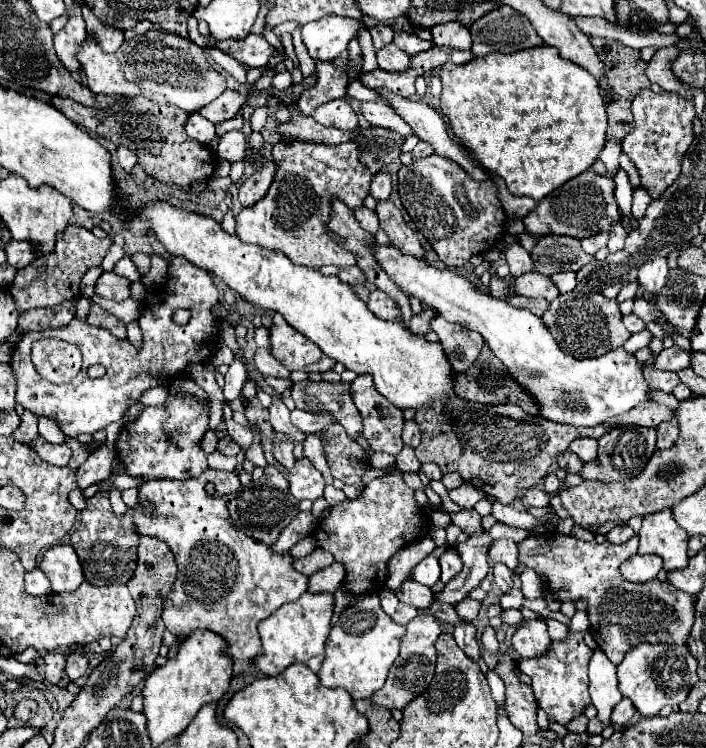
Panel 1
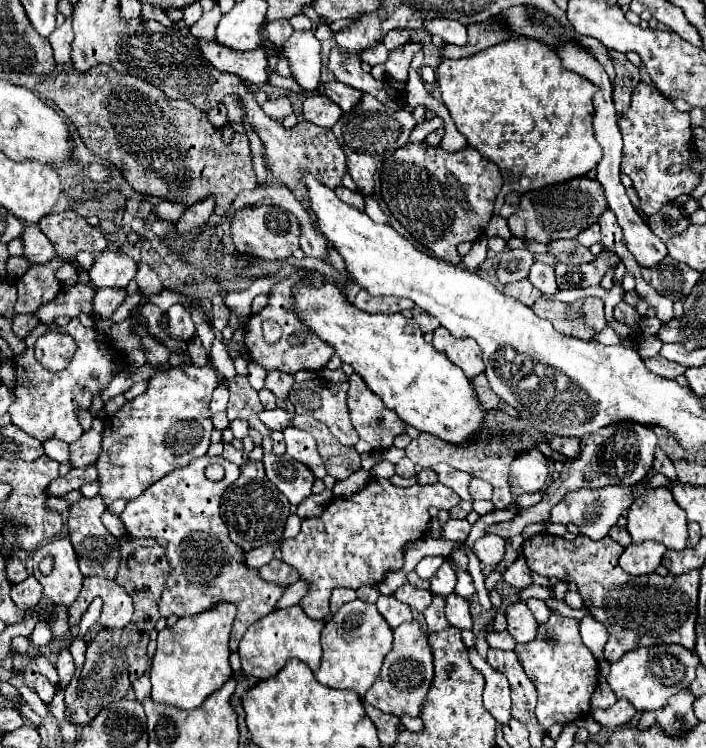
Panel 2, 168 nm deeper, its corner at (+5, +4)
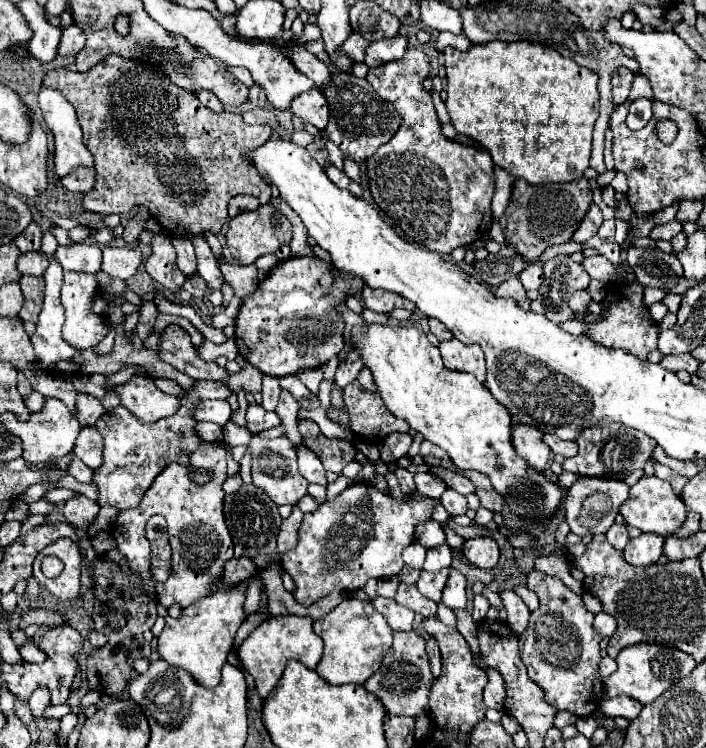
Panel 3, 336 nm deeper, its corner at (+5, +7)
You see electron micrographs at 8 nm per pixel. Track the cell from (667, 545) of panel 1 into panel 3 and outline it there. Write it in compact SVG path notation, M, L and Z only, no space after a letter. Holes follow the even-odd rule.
M644 475L636 485L630 487L630 497L620 505L620 515L624 517L626 525L638 527L644 533L658 533L658 535L676 535L686 519L686 505L676 497L668 481L662 481L658 477Z

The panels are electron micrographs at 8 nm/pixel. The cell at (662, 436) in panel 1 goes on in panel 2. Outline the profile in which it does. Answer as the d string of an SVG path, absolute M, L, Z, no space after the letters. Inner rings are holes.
M662 450L656 452L656 458L654 458L654 466L652 466L652 470L654 470L654 472L660 472L660 474L664 474L664 476L668 476L668 478L672 480L672 484L676 482L674 464L672 464L672 460L670 460Z

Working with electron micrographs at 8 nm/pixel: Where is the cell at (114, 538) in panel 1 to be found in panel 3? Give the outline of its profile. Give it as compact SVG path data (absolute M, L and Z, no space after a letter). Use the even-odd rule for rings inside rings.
M76 495L74 499L68 499L68 501L64 503L62 513L64 513L66 521L68 521L72 527L78 527L78 529L86 531L86 529L90 527L90 523L96 519L98 509L100 509L98 503L90 501L90 499L84 497L84 495Z

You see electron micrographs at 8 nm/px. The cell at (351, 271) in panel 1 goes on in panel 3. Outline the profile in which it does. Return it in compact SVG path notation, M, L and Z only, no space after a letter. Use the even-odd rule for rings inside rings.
M236 195L228 203L230 217L234 217L234 215L238 215L242 211L256 211L256 209L258 209L258 199L252 197L252 195Z

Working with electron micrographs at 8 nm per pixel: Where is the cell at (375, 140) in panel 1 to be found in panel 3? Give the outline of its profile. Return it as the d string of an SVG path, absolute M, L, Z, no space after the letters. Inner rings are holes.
M328 63L328 69L332 73L332 85L326 85L322 89L330 107L330 121L326 133L330 141L334 141L342 149L344 155L352 157L356 163L364 163L370 155L376 153L380 145L390 141L390 137L400 127L400 115L390 103L386 103L374 93L366 79L358 79L350 73L344 73L332 63Z

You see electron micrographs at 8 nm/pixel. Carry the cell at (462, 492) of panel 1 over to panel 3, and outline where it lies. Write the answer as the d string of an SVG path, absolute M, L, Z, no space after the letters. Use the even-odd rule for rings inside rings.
M352 483L340 495L326 499L314 513L306 513L298 533L298 547L284 555L282 567L294 579L294 599L302 605L326 597L332 591L362 589L366 579L394 577L404 567L402 551L414 541L414 527L432 515L438 499L394 499L372 485Z

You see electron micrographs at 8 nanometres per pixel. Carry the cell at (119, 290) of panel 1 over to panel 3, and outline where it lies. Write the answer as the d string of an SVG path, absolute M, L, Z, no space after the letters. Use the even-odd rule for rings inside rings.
M104 247L104 259L102 259L102 271L108 273L110 277L118 277L118 279L130 279L140 263L142 263L142 253L140 247L134 249L118 249L118 247Z

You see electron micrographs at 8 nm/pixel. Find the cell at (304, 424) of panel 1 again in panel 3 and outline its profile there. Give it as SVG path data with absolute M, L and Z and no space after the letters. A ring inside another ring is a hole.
M248 405L246 409L246 427L252 433L260 433L264 429L272 429L280 425L280 419L274 411L264 411L260 405Z

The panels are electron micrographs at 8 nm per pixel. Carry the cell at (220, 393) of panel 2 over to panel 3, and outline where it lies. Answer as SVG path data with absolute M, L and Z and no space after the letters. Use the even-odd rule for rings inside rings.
M204 399L200 401L200 405L196 405L192 417L196 417L196 421L212 421L218 425L224 425L230 419L232 411L228 401L220 401L220 399Z

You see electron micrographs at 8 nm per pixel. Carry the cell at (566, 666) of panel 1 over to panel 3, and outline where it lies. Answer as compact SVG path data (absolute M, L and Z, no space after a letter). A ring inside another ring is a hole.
M530 569L526 575L526 585L540 597L540 607L532 611L528 629L520 635L520 659L528 669L528 677L540 685L546 693L546 701L552 703L558 711L570 711L578 717L592 715L600 701L604 699L604 687L600 677L600 641L602 635L598 635L592 627L594 615L584 607L582 597L572 593L560 579L550 577L546 573L540 573L536 569Z

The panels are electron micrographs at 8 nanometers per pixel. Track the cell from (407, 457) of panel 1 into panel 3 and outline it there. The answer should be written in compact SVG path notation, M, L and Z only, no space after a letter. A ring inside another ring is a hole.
M396 467L396 477L398 477L398 483L400 483L400 489L404 495L412 495L416 489L414 489L414 477L408 469L402 469L402 467Z

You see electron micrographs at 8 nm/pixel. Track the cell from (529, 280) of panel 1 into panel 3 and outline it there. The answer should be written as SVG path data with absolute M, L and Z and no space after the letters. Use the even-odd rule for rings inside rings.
M510 277L508 281L502 281L496 289L494 289L494 295L496 297L504 297L504 299L514 299L520 307L528 309L530 307L530 301L526 297L526 291L524 287L520 287L520 281L516 277Z

